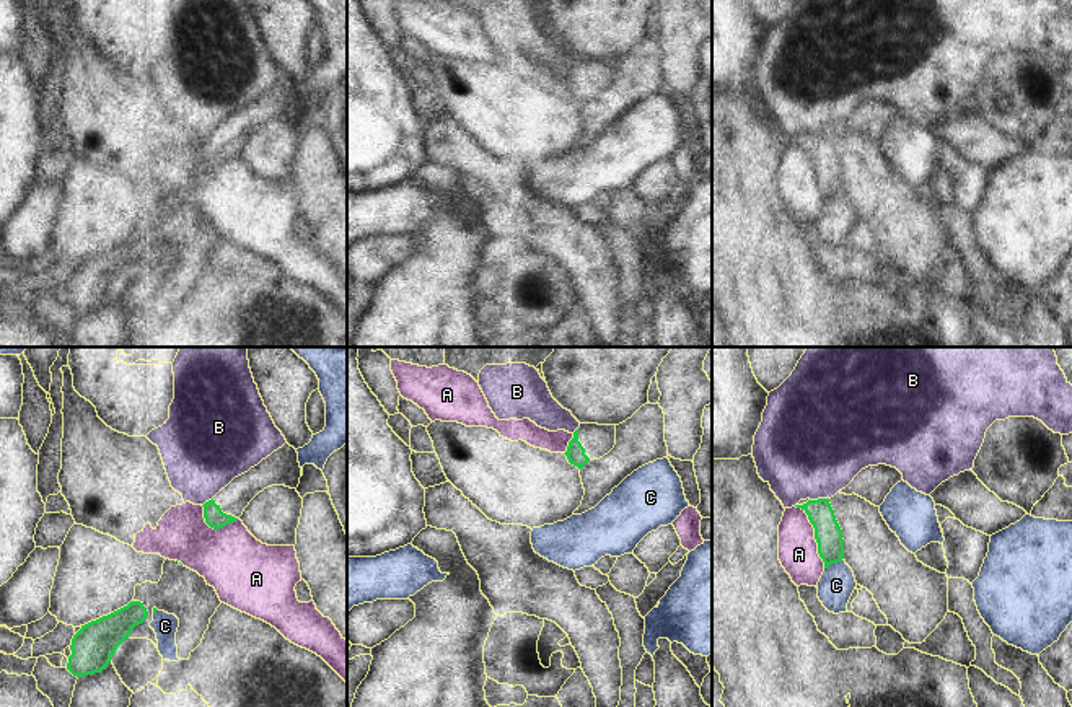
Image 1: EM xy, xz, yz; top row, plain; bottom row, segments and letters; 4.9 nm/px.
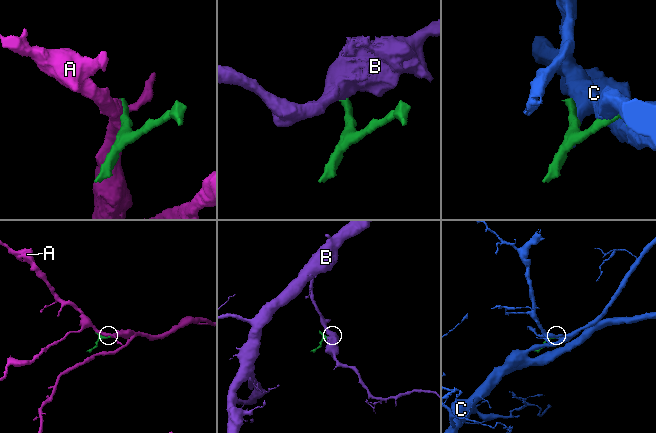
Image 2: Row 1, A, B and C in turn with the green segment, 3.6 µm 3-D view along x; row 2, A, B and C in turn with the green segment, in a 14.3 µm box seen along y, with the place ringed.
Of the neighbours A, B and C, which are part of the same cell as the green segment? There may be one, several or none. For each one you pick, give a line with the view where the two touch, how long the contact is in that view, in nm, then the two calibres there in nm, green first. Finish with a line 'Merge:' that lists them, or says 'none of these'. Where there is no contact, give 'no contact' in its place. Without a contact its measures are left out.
Merge: none of these

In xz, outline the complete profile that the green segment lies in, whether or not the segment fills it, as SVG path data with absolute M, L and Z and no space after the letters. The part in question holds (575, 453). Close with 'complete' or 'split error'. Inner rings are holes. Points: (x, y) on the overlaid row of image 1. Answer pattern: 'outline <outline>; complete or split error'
outline M580 424L564 453L570 464L582 469L590 459L600 459L616 445L616 425Z; split error

